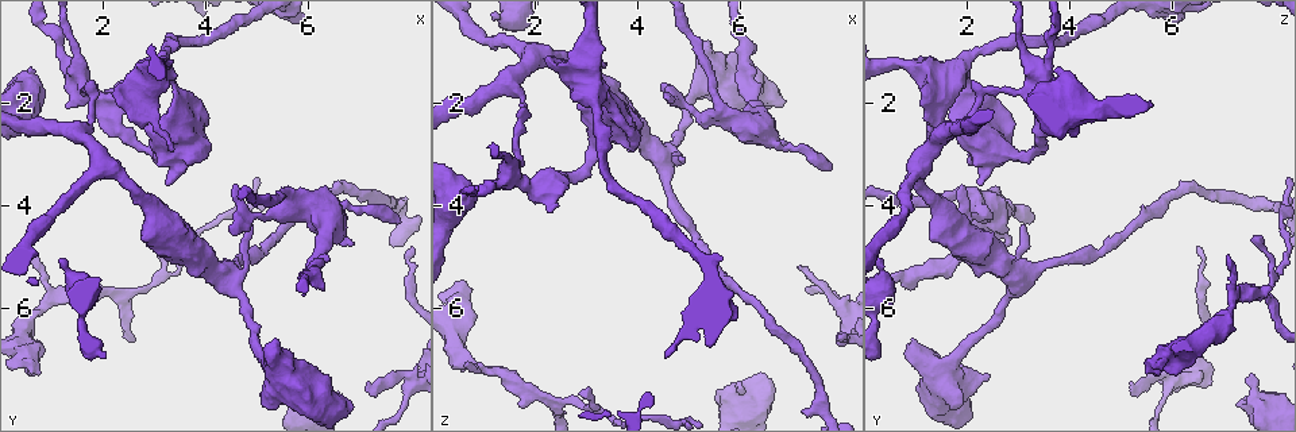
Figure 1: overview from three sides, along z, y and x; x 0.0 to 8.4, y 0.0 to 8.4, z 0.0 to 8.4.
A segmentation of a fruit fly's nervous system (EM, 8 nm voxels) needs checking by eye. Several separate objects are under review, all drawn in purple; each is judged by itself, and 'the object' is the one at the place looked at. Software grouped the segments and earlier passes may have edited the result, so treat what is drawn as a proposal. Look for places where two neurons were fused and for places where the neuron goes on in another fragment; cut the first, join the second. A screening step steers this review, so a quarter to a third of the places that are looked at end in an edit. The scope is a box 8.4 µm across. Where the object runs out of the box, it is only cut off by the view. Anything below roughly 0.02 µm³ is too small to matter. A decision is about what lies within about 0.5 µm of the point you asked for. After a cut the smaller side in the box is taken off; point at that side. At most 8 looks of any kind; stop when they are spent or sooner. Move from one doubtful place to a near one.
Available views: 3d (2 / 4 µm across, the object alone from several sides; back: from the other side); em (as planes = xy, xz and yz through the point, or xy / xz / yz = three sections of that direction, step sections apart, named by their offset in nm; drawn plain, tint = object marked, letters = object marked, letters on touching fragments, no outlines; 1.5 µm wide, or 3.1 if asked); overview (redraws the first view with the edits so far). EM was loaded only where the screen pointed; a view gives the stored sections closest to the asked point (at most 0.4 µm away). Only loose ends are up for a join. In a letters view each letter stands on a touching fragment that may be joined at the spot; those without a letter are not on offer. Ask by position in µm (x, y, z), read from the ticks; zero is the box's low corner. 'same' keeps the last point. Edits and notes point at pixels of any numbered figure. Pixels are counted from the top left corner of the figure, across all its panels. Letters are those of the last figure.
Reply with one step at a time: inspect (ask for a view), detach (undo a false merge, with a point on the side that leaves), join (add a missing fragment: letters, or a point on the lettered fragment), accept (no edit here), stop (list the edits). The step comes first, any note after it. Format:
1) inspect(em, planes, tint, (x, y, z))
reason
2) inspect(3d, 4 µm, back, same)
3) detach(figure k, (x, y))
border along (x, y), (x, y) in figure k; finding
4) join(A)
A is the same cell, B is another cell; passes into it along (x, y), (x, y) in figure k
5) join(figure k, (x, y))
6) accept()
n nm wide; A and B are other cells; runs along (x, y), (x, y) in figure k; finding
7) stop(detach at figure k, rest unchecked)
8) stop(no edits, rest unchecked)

inspect(em, planes, letters, (7.75, 4.30, 3.35))
an open end

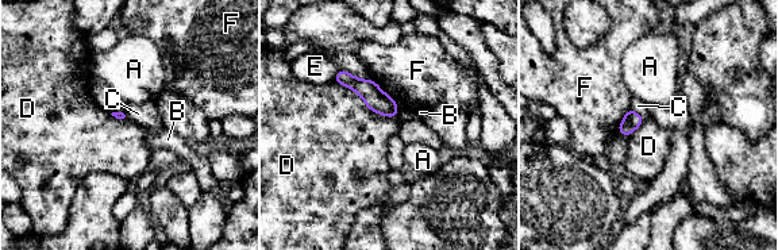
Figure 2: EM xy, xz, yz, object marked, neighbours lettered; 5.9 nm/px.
accept()
A, B, C, D, E and F are other cells; runs along (342, 73), (393, 114) in figure 2; no lettered fragment goes on from it

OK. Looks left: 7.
inspect(3d, 2 µm, (7.10, 7.60, 5.25))

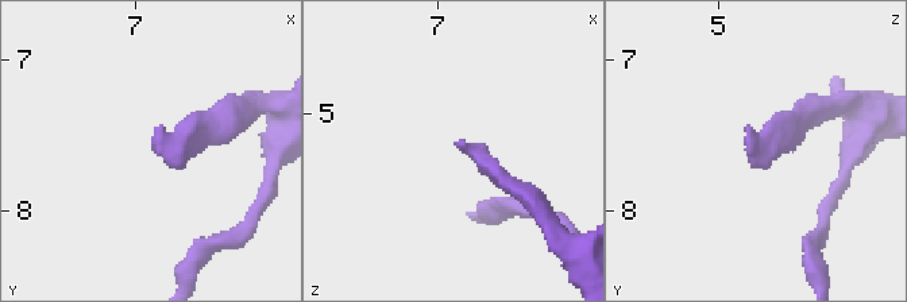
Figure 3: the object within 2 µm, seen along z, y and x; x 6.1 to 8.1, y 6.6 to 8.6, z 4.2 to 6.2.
inspect(em, planes, letters, (7.14, 7.60, 5.22))

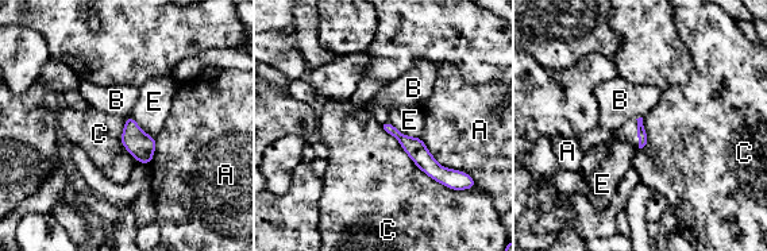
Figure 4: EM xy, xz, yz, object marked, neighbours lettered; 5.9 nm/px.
accept()
A, B, C and E are other cells; runs along (385, 126), (396, 132), (443, 180) in figure 4; no lettered fragment goes on from it

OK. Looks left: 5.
inspect(3d, 4 µm, (0.85, 6.00, 7.20))
narrows sharply

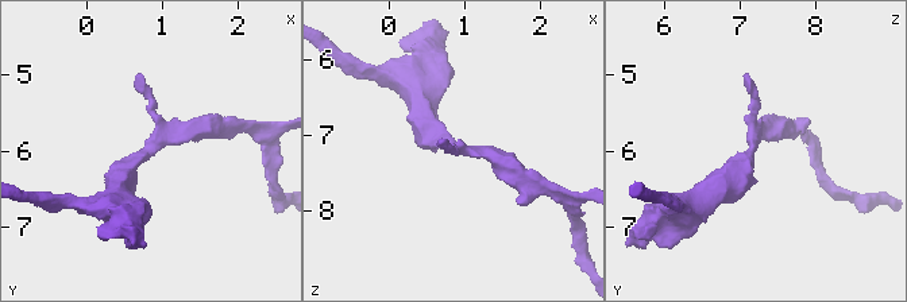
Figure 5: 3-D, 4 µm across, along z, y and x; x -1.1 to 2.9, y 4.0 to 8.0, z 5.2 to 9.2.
inspect(em, xy, step 4, tint, (0.85, 6.00, 7.20))

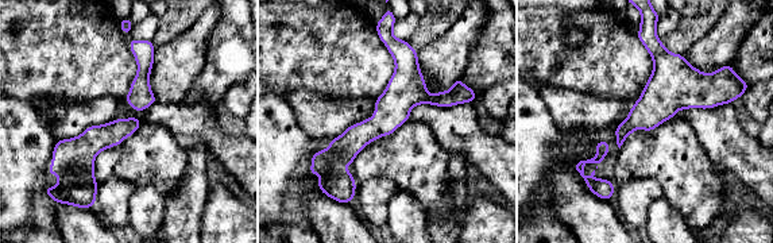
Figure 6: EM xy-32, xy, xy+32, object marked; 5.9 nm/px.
inspect(em, xy, step 4, letters, same)

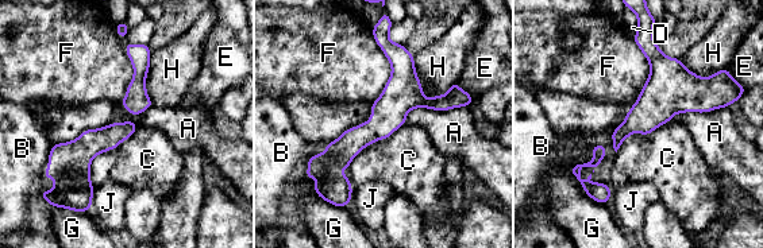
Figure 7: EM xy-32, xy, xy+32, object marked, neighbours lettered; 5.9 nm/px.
accept()
A, B, C, D, E, F, G, H and J are other cells; border along (139, 127), (92, 159), (92, 186) in figure 7; continuous, no second neuron

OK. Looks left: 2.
stop(no edits, rest unchecked)

